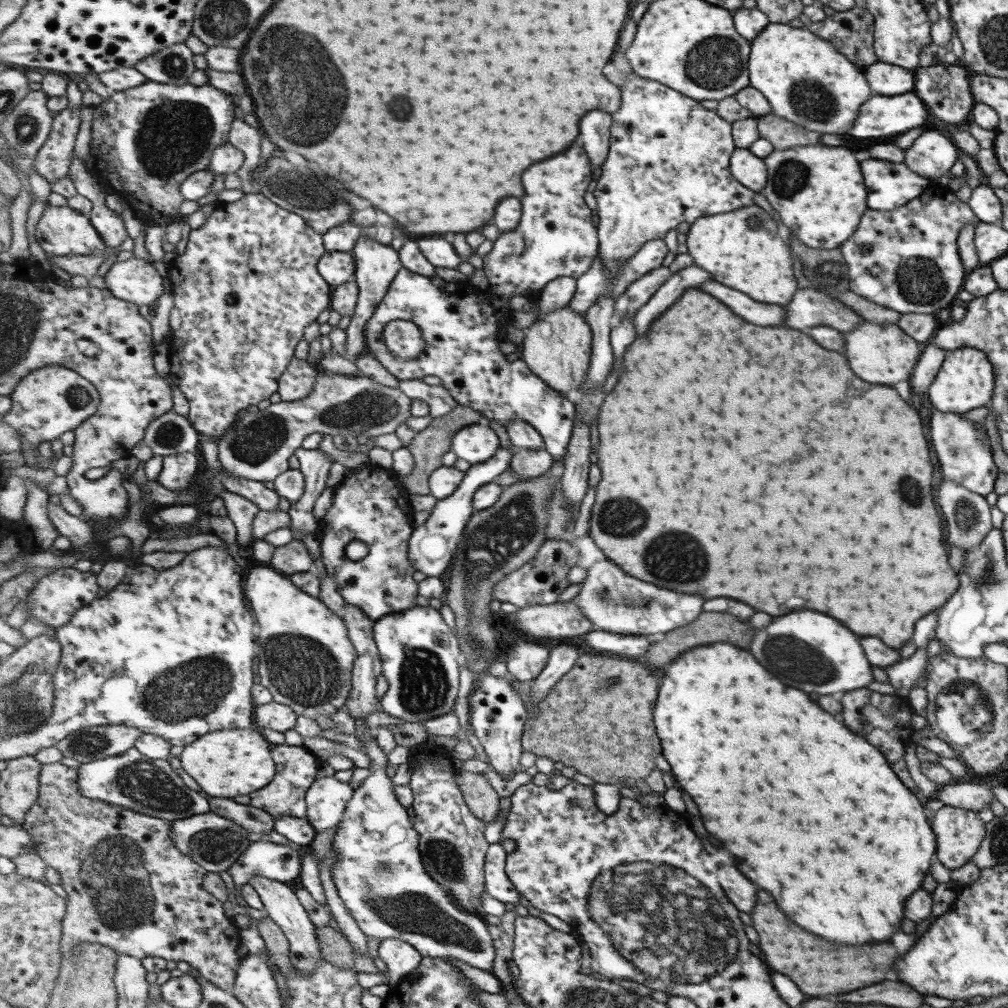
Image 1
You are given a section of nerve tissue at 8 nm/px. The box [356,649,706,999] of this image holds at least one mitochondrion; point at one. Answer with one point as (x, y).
(413, 912)

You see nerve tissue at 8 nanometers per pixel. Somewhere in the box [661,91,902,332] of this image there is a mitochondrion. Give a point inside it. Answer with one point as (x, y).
(791, 176)

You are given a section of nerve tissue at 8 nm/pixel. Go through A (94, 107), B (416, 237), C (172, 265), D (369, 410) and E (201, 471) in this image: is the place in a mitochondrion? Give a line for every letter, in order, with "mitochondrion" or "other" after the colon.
A: other
B: other
C: other
D: mitochondrion
E: other

